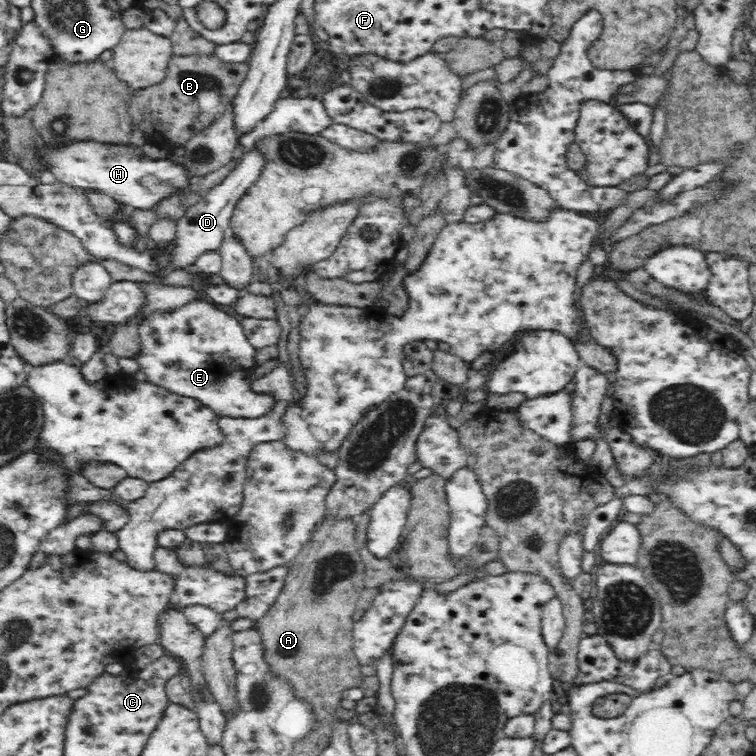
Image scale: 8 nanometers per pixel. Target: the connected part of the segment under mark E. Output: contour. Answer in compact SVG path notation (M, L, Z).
M208 300L196 301L193 304L186 305L185 308L178 309L177 312L170 313L169 316L156 316L152 318L152 322L148 325L142 326L139 330L140 337L142 338L142 352L140 352L140 358L137 362L142 367L142 371L147 375L148 381L155 386L164 388L168 392L173 394L178 394L184 398L192 398L205 406L212 409L219 417L222 414L234 415L234 418L262 418L273 413L274 410L278 410L281 406L282 400L278 399L278 396L272 394L254 394L249 388L249 379L247 376L251 374L256 367L255 353L257 349L250 344L249 339L246 337L246 332L244 327L242 327L242 322L238 322L234 316L222 312L216 308L216 304L208 304Z

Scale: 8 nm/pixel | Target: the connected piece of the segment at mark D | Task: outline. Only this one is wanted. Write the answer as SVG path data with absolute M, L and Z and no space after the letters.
M249 150L243 159L228 173L222 184L209 190L193 207L177 219L177 231L174 238L175 248L172 253L174 268L193 268L196 256L206 250L217 250L222 238L230 231L231 218L237 202L242 198L247 188L258 178L261 158L254 150Z

